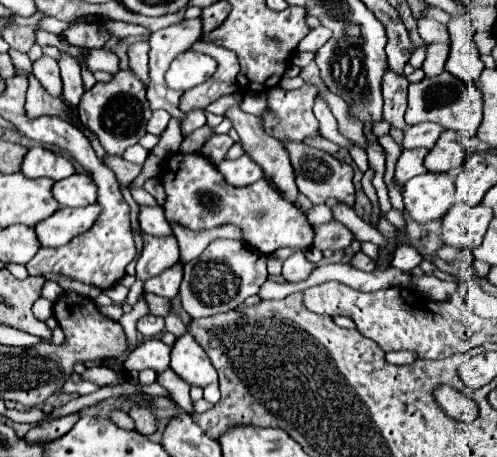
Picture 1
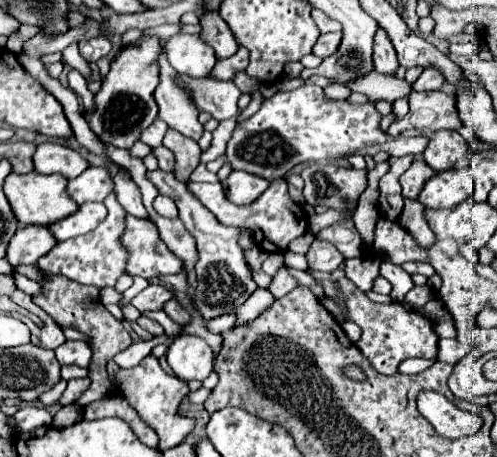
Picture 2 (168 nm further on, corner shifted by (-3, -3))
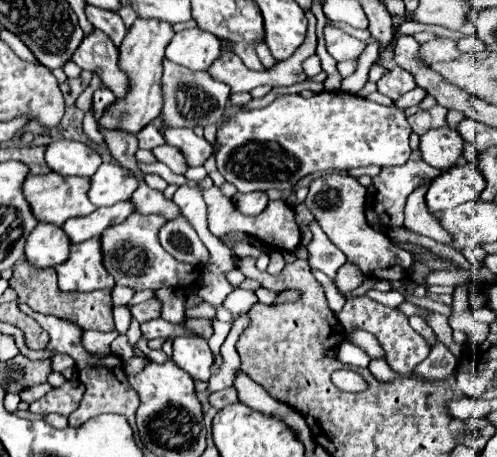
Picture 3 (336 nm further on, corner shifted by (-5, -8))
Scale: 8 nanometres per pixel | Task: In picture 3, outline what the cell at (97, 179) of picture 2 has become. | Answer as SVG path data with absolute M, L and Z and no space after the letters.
M102 164L92 176L92 188L88 192L94 206L112 206L122 200L130 200L138 188L138 178L120 164Z

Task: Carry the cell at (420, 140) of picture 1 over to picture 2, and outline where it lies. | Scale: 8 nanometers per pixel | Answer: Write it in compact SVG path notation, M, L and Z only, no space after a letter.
M304 83L298 89L274 93L270 99L266 99L262 103L262 107L260 107L260 111L256 115L252 115L248 121L240 123L234 129L232 139L228 141L226 157L228 157L228 163L232 165L232 169L248 171L252 175L258 175L258 177L264 177L268 181L274 181L278 177L284 177L294 165L304 163L304 161L340 159L340 157L348 157L348 155L354 155L354 153L376 155L378 151L388 151L390 157L422 155L426 145L428 145L428 141L430 139L426 135L412 137L412 139L386 137L386 133L380 131L380 115L378 115L374 105L370 105L370 103L350 105L348 101L326 101L324 99L324 91L318 85Z

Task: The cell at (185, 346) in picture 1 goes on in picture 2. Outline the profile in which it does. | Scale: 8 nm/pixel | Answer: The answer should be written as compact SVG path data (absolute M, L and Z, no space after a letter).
M194 335L178 337L170 345L166 359L182 381L192 381L192 379L204 381L214 369L212 365L214 353L210 345L204 339L194 337Z

